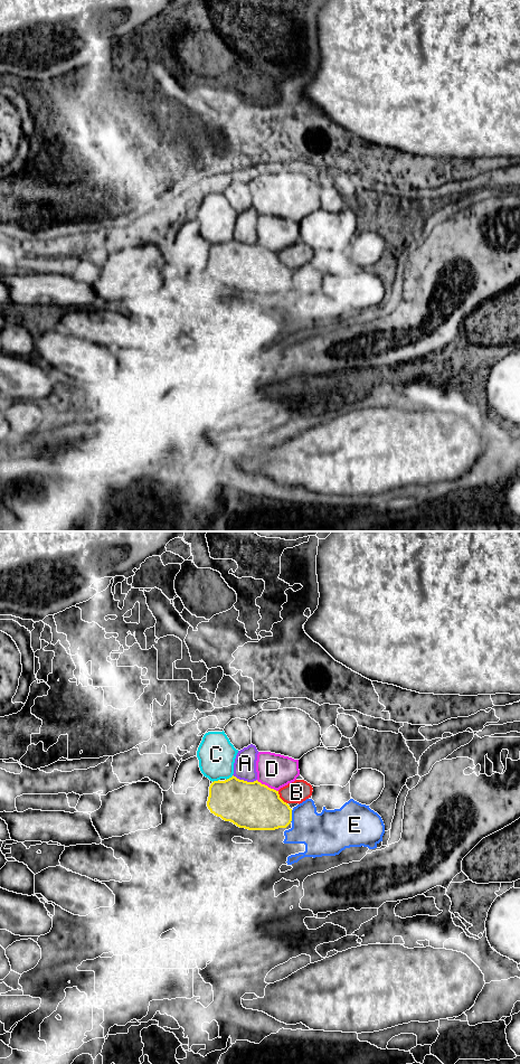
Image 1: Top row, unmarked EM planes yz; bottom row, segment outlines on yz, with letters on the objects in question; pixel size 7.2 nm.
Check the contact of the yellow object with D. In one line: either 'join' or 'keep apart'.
keep apart

